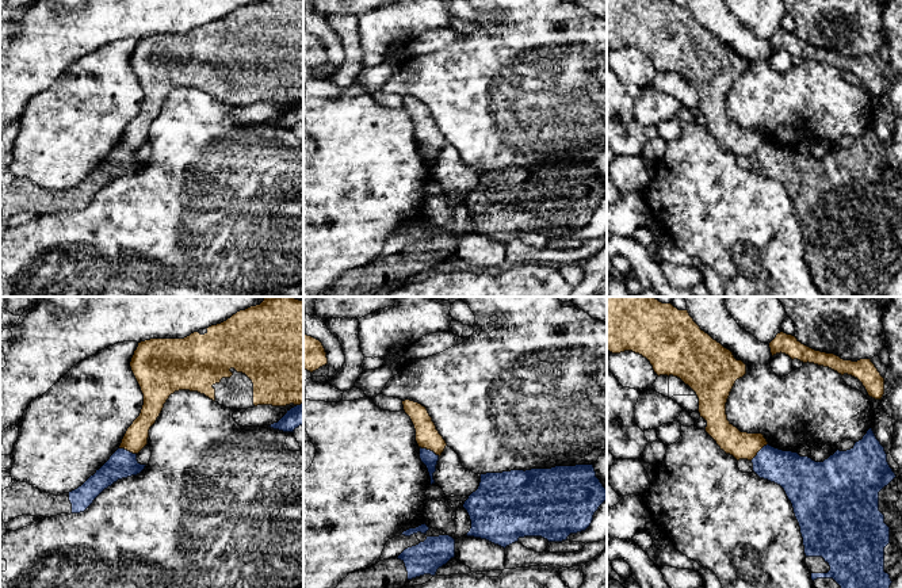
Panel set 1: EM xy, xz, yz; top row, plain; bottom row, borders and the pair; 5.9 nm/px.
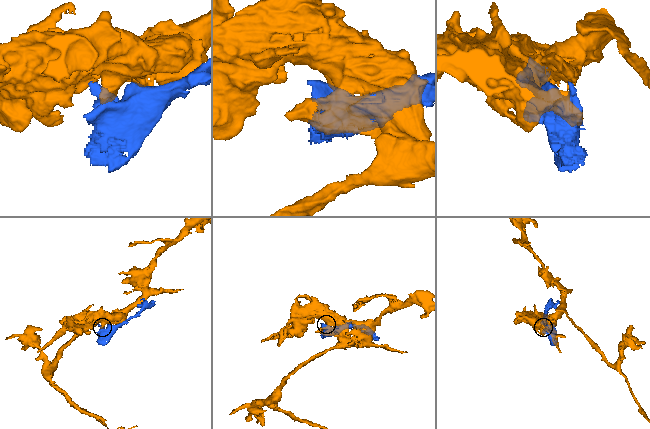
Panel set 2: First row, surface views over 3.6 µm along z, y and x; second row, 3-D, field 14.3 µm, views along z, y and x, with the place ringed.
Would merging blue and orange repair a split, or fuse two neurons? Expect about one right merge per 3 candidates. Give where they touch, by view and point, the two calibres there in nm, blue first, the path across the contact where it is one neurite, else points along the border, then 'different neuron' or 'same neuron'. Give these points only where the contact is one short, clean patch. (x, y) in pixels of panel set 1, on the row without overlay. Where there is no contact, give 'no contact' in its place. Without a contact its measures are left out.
xz (430, 146) | 90/140 nm | different neuron

